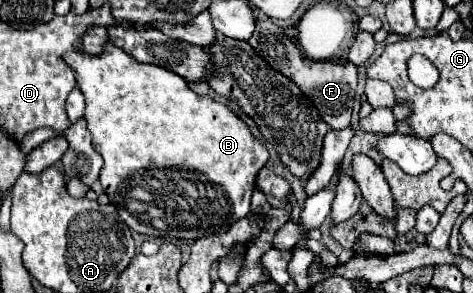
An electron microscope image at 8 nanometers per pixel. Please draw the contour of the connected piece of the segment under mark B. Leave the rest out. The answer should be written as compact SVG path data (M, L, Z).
M105 44L99 56L67 52L65 62L73 68L77 88L85 96L87 130L93 136L93 148L103 158L103 192L133 232L195 240L207 234L221 234L251 212L255 178L267 164L269 152L225 104L209 96L197 96L181 76L165 72L165 68L153 68L153 64L141 64L111 44Z

